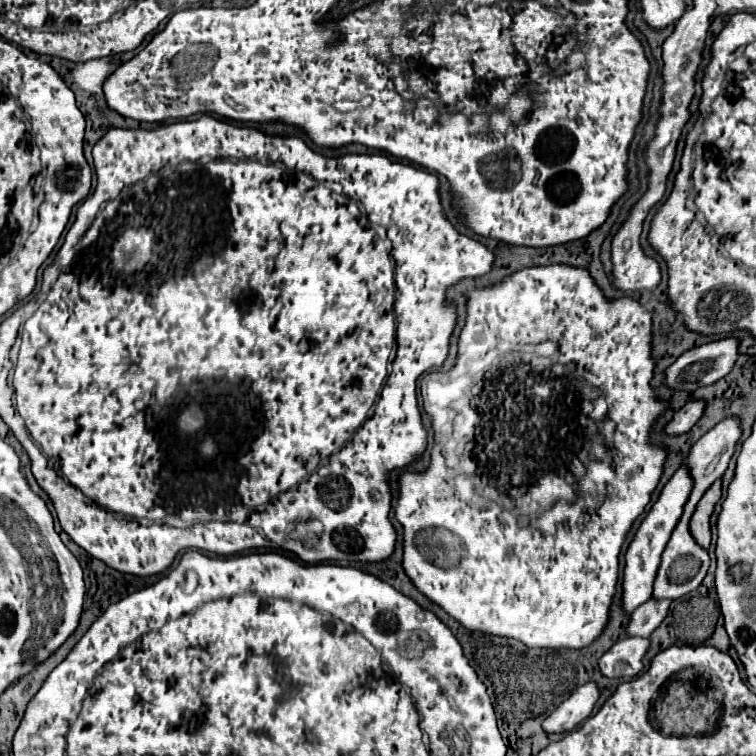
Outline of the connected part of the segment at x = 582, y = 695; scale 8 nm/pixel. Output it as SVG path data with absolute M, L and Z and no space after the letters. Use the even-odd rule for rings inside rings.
M586 684L580 686L568 700L564 700L544 722L542 728L546 734L562 734L562 732L572 732L580 722L584 722L596 700L600 696L600 690L596 684Z

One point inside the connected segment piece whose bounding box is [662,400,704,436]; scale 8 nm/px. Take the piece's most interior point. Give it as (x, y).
(687, 416)

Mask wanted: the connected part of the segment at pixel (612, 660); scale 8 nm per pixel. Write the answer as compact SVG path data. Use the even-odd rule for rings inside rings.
M624 638L624 640L616 642L598 660L602 676L606 676L606 678L620 678L620 676L634 678L644 668L642 658L648 652L648 646L650 646L650 640L646 640L646 638Z

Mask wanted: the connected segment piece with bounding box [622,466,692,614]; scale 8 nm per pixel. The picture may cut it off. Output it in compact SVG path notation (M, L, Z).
M682 466L676 470L676 474L666 482L666 486L660 492L658 502L650 508L646 518L642 520L632 544L626 550L626 566L624 566L624 582L622 582L622 610L626 614L632 614L640 604L650 600L650 586L654 584L654 574L658 570L658 562L662 560L662 550L666 548L666 542L670 540L670 534L682 516L682 506L686 504L686 498L690 496L690 474Z

